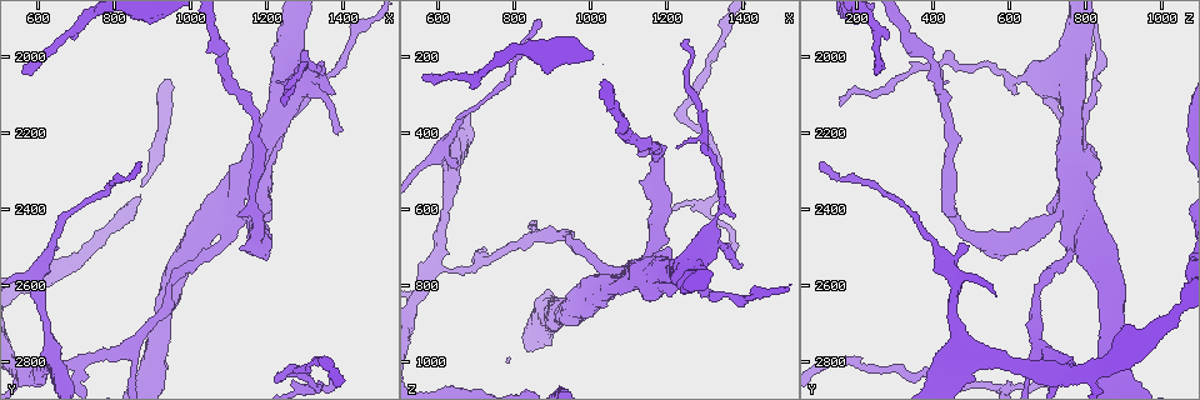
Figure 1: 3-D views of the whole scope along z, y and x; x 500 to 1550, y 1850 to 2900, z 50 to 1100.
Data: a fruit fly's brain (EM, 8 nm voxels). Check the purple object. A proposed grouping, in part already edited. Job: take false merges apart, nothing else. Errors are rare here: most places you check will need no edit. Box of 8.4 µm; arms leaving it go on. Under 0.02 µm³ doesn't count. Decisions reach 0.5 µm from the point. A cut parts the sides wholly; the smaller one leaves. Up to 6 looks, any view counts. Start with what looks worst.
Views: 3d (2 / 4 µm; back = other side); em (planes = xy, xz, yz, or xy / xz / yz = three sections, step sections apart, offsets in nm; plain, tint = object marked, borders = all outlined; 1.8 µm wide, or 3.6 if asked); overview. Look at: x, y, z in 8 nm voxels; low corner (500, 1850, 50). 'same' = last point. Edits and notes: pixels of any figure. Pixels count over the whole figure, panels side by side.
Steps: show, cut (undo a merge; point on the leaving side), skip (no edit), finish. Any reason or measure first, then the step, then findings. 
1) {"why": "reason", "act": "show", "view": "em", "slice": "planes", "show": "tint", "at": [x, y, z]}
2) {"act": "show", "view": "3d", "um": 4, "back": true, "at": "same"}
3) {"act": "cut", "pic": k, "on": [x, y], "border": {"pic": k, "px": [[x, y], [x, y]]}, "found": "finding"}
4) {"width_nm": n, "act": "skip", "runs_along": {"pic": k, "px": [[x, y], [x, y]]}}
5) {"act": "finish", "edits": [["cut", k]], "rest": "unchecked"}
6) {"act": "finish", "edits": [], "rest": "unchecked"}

{"why": "three arms meet", "act": "show", "view": "em", "slice": "planes", "show": "tint", "at": [600, 2580, 460]}

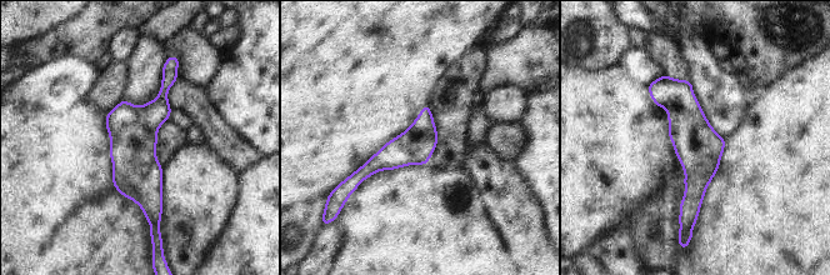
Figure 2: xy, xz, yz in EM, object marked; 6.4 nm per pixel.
{"act": "skip", "runs_along": {"pic": 2, "px": [[166, 70], [144, 123], [154, 214]]}, "found": "one neuron here"}

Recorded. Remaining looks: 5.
{"why": "three-way junction", "act": "show", "view": "em", "slice": "xy", "step": 8, "show": "tint", "at": [600, 2820, 740]}

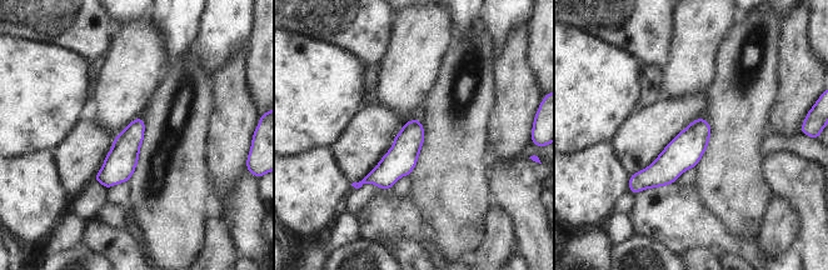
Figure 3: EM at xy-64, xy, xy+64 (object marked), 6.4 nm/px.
{"why": "another direction", "act": "show", "view": "em", "slice": "planes", "show": "borders", "at": "same"}

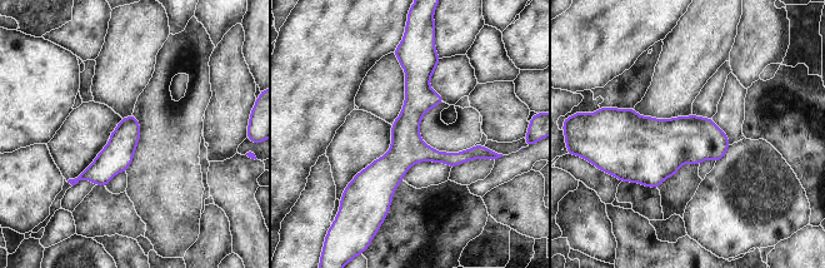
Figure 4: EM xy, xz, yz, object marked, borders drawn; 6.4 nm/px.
{"act": "skip", "runs_along": {"pic": 4, "px": [[404, 58], [414, 109], [384, 203]]}, "found": "all the same neuron"}

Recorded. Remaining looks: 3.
{"why": "thick turns thin", "act": "show", "view": "em", "um": 3.6, "slice": "xz", "step": 16, "show": "borders", "at": [1260, 2150, 785]}

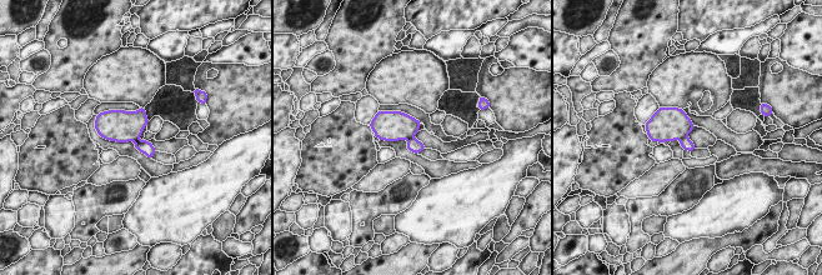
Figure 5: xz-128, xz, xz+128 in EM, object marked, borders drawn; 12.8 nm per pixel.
{"act": "cut", "pic": 5, "on": [685, 141], "border": {"pic": 5, "px": [[686, 134], [680, 140]]}, "found": "a second neuron is stuck on"}

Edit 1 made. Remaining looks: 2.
{"act": "finish", "edits": [["cut", 5]], "rest": "unchecked"}

